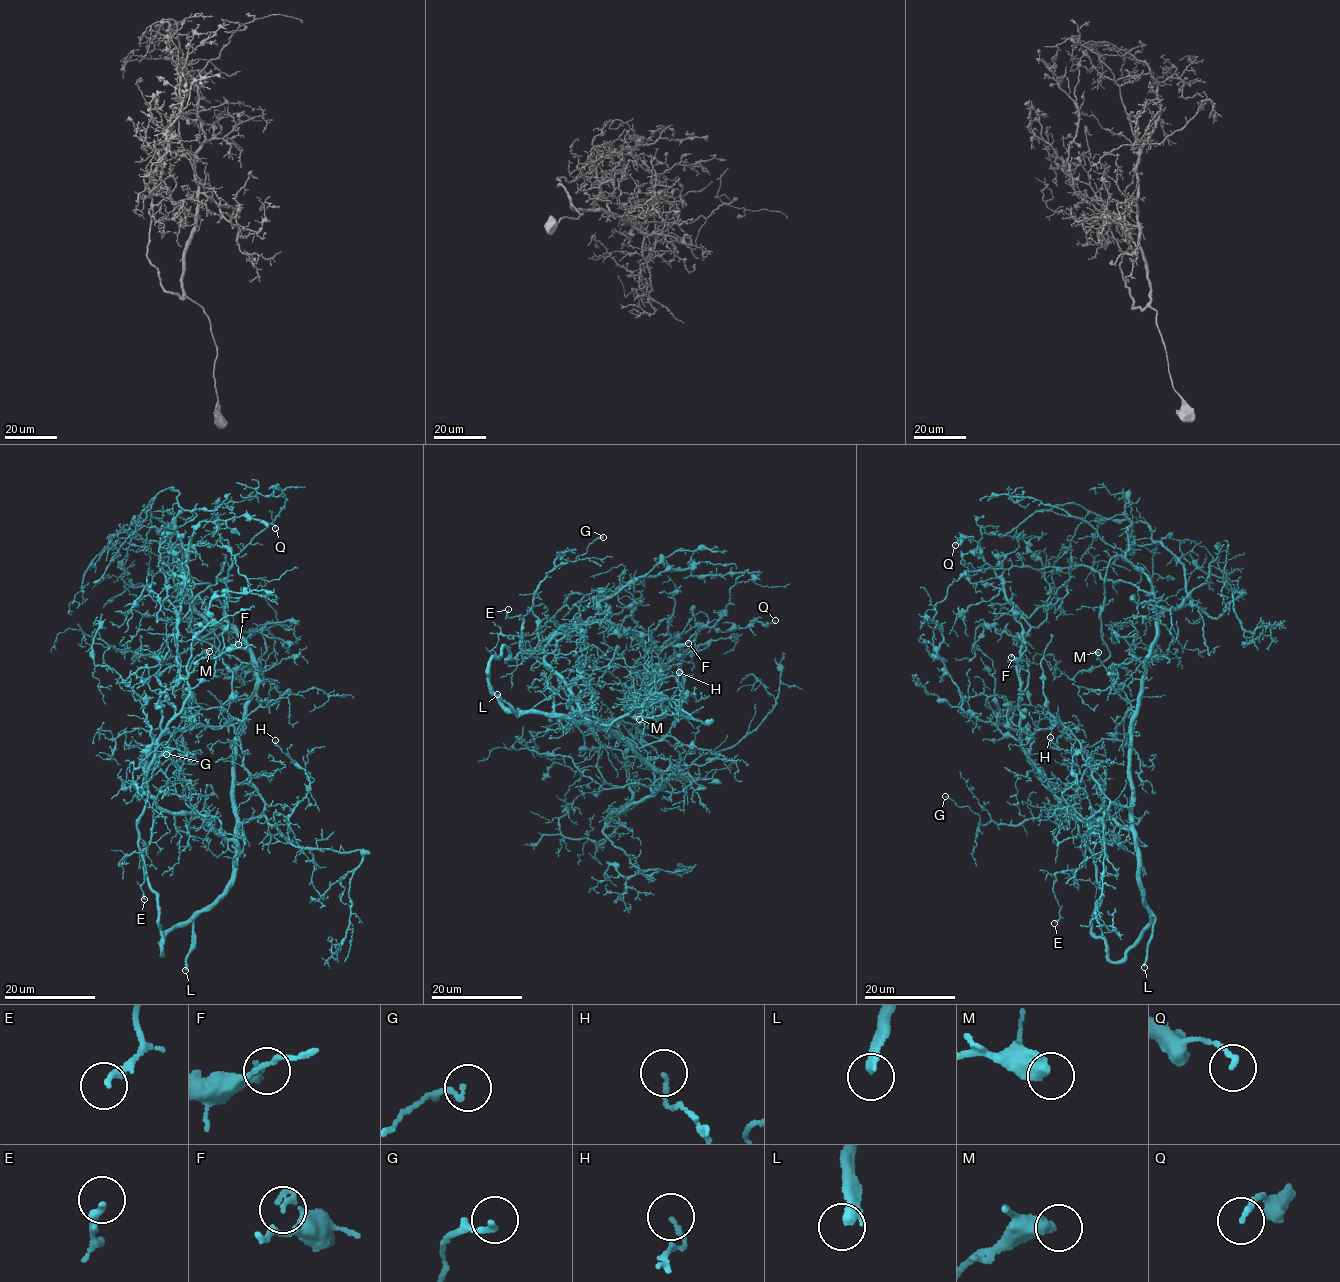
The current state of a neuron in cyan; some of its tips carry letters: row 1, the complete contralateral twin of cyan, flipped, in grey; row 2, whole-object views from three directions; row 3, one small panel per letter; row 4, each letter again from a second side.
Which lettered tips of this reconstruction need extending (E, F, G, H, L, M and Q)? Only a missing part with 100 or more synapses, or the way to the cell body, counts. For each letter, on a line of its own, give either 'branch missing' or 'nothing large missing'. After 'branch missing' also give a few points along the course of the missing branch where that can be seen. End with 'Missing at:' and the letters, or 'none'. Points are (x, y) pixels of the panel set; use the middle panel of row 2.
E: nothing large missing
F: nothing large missing
G: nothing large missing
H: nothing large missing
L: branch missing; missing branch runs (497, 694), (483, 685), (482, 698), (477, 703), (442, 710), (440, 692)
M: nothing large missing
Q: nothing large missing
Missing at: L

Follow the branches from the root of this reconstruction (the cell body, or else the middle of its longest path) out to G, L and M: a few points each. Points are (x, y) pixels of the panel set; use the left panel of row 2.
G: (163, 562), (191, 592), (177, 654), (188, 699), (143, 787), (124, 788), (141, 787), (166, 754)
L: (163, 562), (167, 552), (182, 573), (210, 585), (257, 679), (235, 745), (234, 881), (196, 917), (185, 970)
M: (163, 562), (167, 552), (210, 585), (257, 679), (245, 721), (180, 729), (175, 741), (190, 665), (209, 651)

